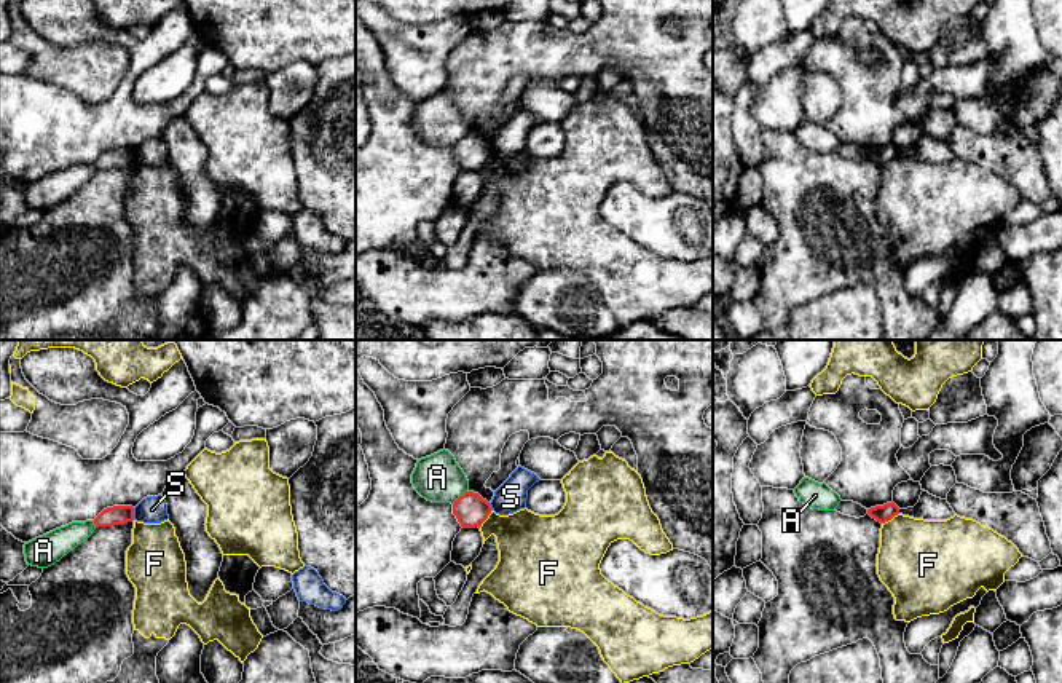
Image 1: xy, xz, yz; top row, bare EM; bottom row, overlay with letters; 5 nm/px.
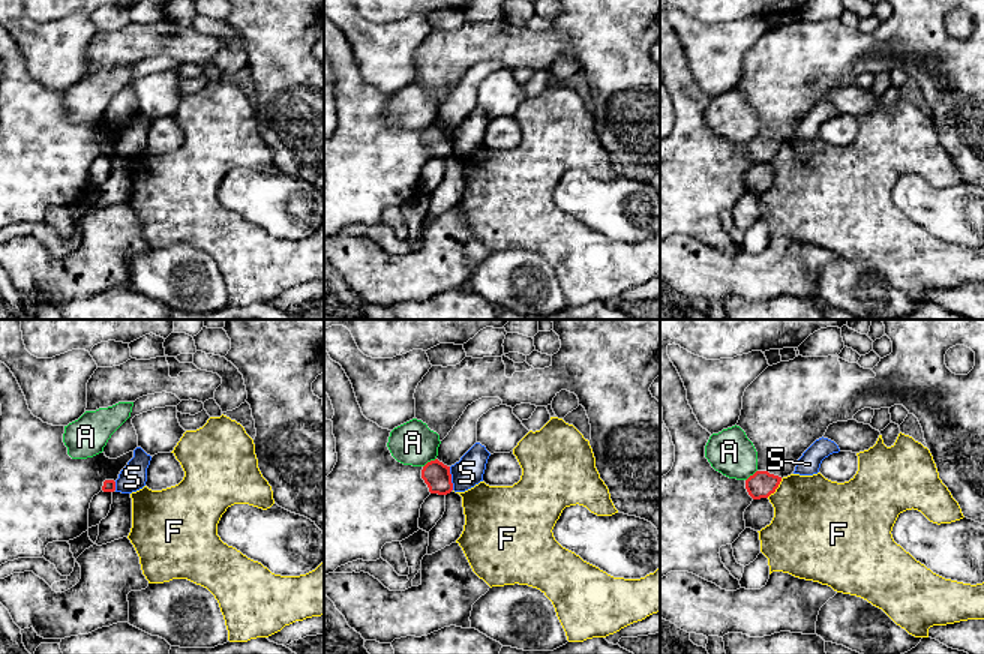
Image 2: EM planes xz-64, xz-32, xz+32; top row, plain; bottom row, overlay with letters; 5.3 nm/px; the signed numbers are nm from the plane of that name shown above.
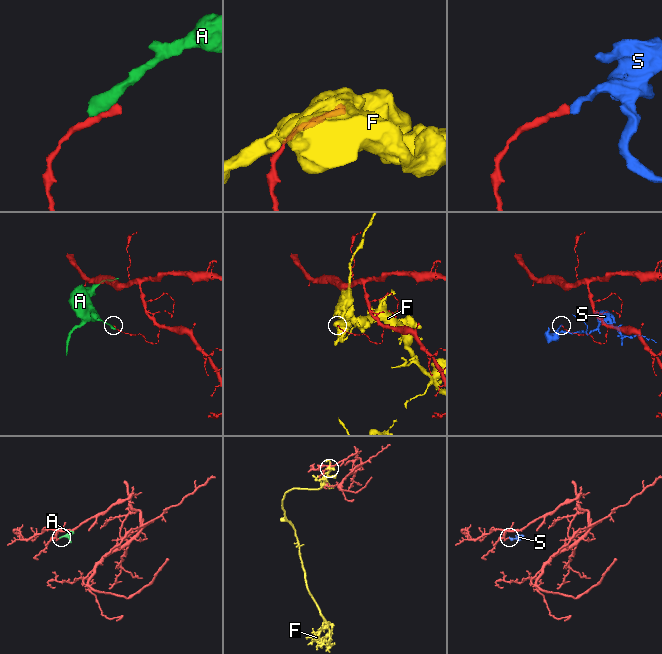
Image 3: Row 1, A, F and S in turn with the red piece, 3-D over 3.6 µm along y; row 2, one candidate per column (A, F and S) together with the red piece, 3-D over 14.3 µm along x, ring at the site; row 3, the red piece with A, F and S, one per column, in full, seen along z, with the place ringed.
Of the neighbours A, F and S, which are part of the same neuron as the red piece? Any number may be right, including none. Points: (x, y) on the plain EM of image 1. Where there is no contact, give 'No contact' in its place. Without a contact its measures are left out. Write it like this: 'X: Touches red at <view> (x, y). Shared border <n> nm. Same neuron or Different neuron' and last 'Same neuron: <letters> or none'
A: Touches red at xz (460, 139). Shared border 110 nm. Different neuron
F: Touches red at xz (487, 160). Shared border 120 nm. Different neuron
S: Touches red at xy (133, 157). Shared border 60 nm. Different neuron
Same neuron: none

